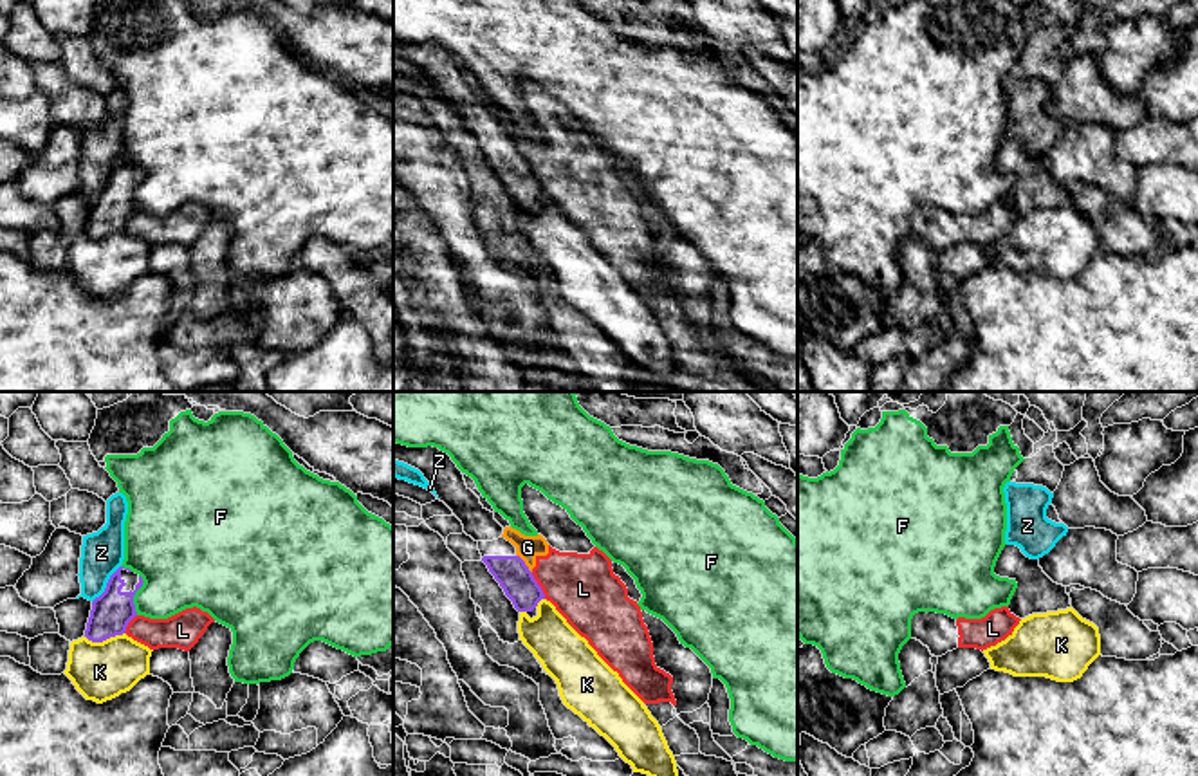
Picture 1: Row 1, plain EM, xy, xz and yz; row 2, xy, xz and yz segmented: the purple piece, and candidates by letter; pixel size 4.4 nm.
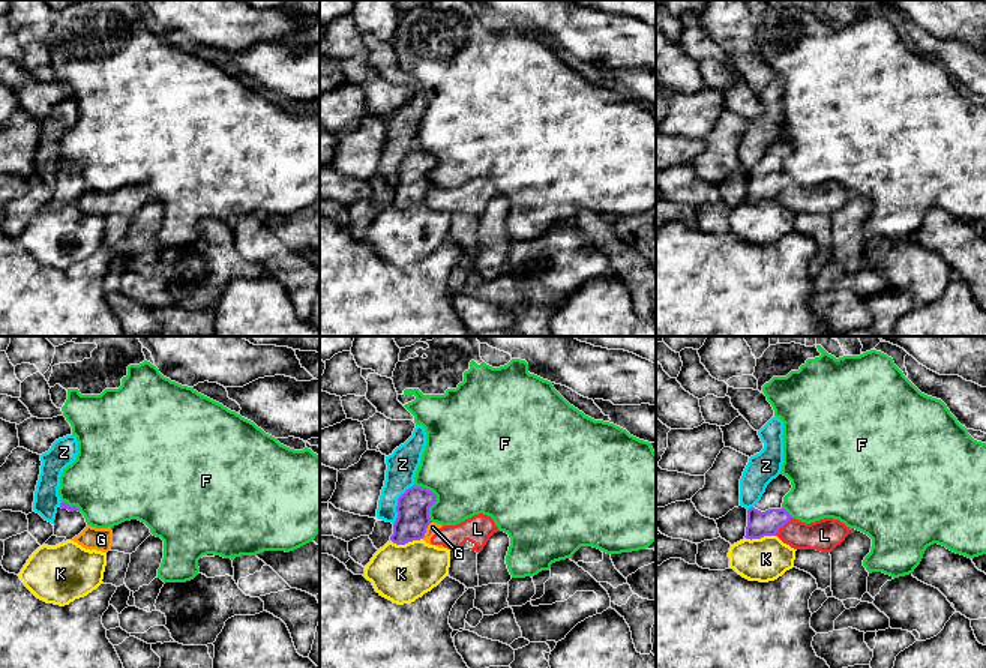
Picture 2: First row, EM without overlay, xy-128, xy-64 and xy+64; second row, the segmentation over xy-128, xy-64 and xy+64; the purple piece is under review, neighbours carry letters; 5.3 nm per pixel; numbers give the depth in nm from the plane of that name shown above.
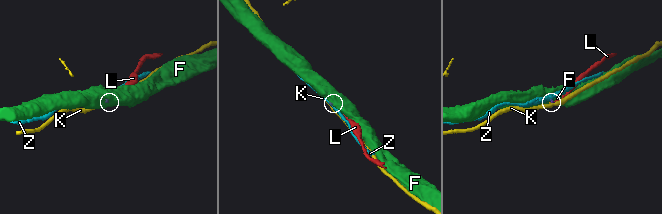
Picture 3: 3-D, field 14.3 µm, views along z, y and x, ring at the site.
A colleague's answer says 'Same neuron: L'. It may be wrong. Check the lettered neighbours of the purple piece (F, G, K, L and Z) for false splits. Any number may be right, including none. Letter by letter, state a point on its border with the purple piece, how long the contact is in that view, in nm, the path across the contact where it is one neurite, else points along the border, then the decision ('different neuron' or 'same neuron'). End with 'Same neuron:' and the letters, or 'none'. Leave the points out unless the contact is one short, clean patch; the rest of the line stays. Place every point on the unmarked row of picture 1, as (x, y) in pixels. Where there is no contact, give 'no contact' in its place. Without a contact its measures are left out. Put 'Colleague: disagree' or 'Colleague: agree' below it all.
F: meets purple in xy at (134, 190); contact 180 nm long; border along xy (139, 170), (143, 179), (134, 192), (136, 210); different neuron
G: meets purple in xz at (524, 159); contact 110 nm long; border along xz (516, 150), (531, 168); different neuron
K: meets purple in xy at (103, 235); contact 180 nm long; border along xy (123, 228), (101, 237), (89, 237), (85, 233); different neuron
L: meets purple in xz at (538, 181); contact 140 nm long; border along xz (531, 168), (545, 194); different neuron
Z: meets purple in xy at (107, 179); contact 200 nm long; border along xy (119, 161), (107, 183), (92, 197); different neuron
Same neuron: none
Colleague: disagree

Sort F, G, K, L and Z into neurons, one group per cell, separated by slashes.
F / G L / K / Z

